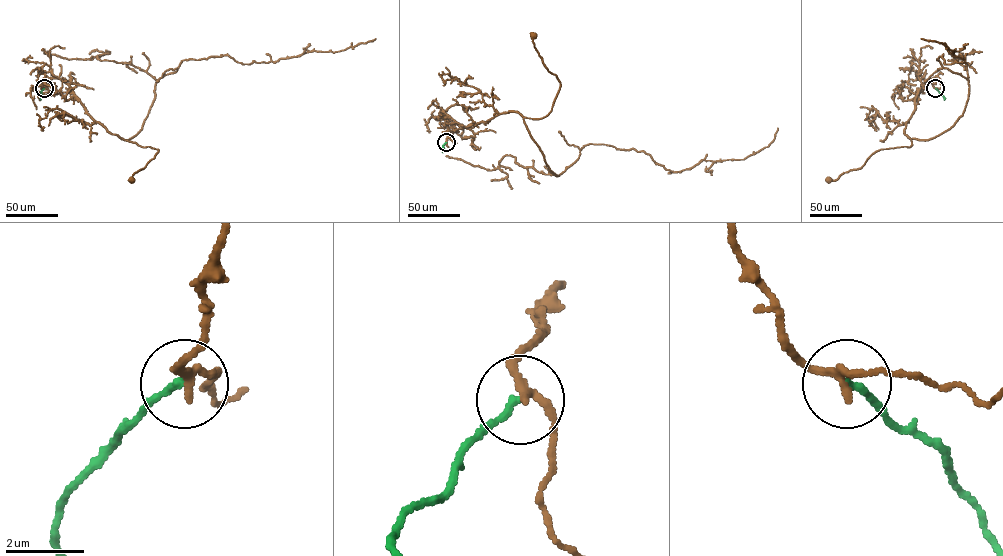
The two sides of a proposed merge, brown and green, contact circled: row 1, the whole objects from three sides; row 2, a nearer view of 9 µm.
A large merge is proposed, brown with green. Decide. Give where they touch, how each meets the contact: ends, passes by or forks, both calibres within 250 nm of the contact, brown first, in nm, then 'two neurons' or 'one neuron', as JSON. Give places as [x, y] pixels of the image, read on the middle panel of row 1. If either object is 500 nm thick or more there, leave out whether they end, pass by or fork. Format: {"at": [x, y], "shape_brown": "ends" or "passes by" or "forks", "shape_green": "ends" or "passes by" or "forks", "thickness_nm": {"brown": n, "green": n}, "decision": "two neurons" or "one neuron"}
{"at": [446, 142], "shape_brown": "passes by", "shape_green": "ends", "thickness_nm": {"brown": 200, "green": 180}, "decision": "two neurons"}

